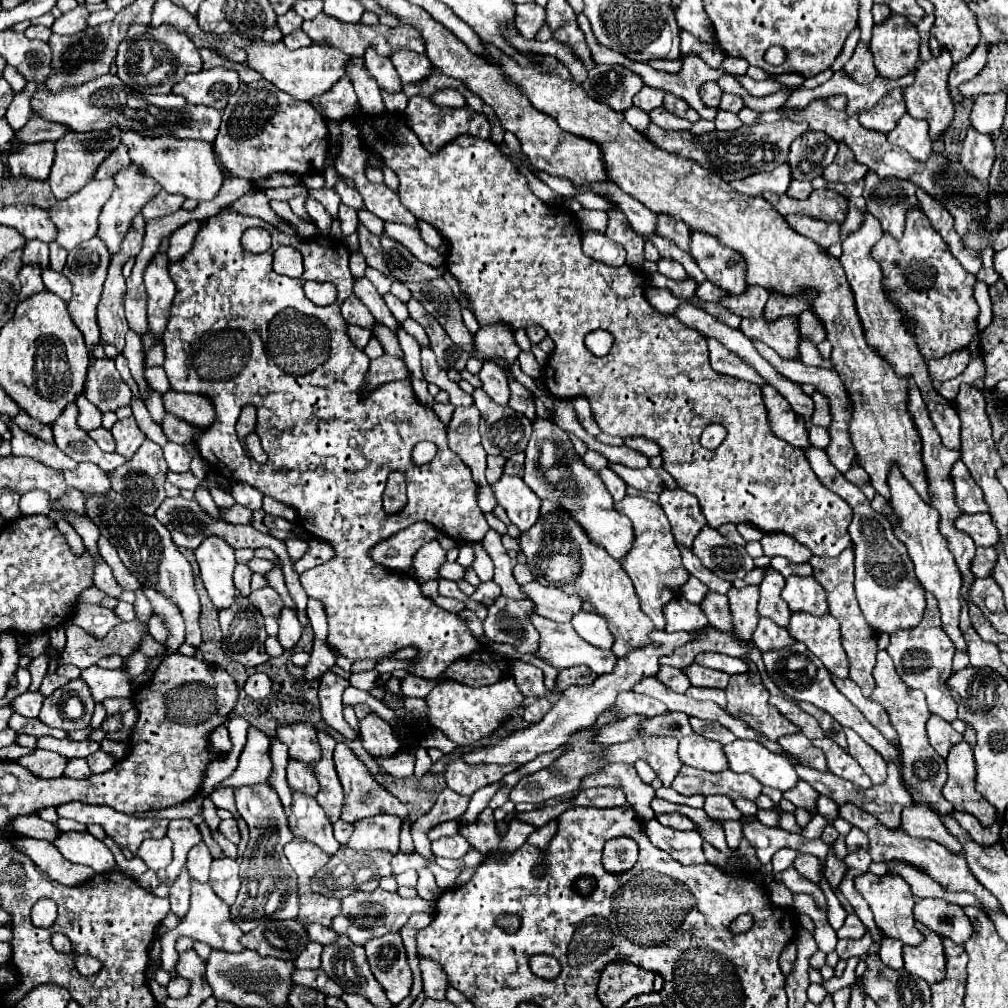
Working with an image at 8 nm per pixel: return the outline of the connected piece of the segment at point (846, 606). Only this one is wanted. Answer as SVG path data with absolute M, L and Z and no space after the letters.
M845 549L841 555L833 559L823 559L823 557L811 557L809 563L813 565L813 577L823 585L827 591L827 603L829 603L829 613L837 617L841 623L841 641L843 649L849 659L849 677L861 687L863 695L869 699L875 687L873 679L873 667L875 667L875 655L877 655L877 631L865 623L865 617L861 615L859 603L853 593L853 581L855 581L855 565L853 565L853 551Z

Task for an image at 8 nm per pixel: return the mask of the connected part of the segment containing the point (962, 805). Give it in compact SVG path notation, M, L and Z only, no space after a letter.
M967 741L957 743L947 757L947 771L949 779L943 787L943 797L953 803L953 809L961 809L965 813L975 815L983 827L995 823L995 813L985 799L981 799L979 791L975 789L977 769L973 763L973 751Z

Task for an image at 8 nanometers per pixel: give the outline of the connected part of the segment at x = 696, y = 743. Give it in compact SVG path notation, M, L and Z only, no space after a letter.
M689 735L679 741L679 759L683 765L703 769L709 773L719 773L728 769L728 761L723 755L723 747L717 741L709 741L701 735Z

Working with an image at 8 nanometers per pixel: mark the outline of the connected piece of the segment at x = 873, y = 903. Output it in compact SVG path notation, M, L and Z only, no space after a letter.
M863 873L863 875L855 877L855 887L863 895L863 899L869 903L869 907L875 915L875 923L883 931L885 937L899 939L905 945L913 945L913 947L923 943L925 937L923 937L923 933L919 933L919 929L915 927L915 919L913 919L915 897L913 897L907 881L903 881L903 877L899 877L899 875L877 877L877 875L871 875L871 873Z

